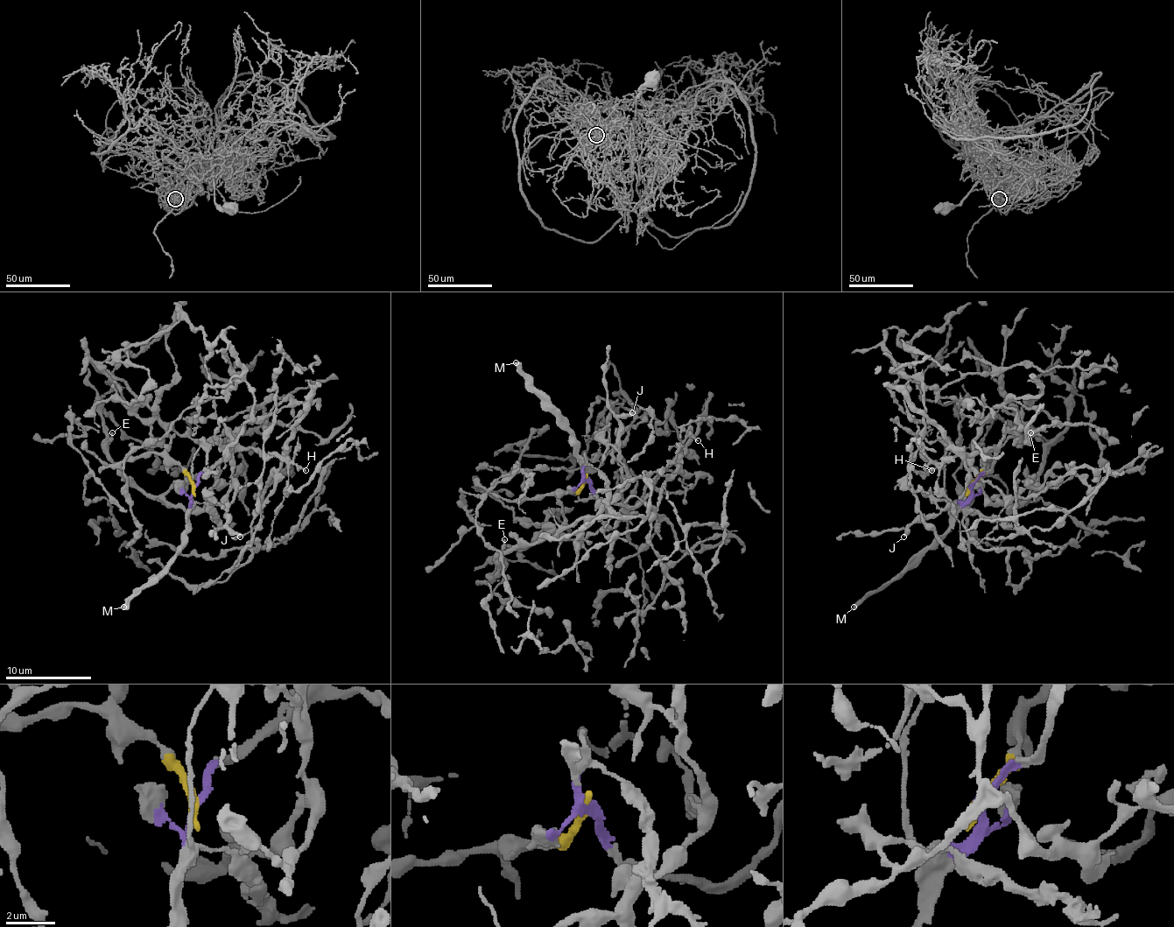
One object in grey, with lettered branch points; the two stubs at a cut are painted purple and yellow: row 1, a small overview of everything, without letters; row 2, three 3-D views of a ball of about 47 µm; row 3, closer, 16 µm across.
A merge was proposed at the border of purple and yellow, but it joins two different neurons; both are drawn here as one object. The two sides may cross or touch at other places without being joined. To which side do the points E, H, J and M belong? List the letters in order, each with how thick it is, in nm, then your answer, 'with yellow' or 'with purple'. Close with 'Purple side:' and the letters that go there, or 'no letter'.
E: 170 nm thick; with yellow
H: 170 nm thick; with purple
J: 320 nm thick; with yellow
M: 400 nm thick; with purple
Purple side: H, M

